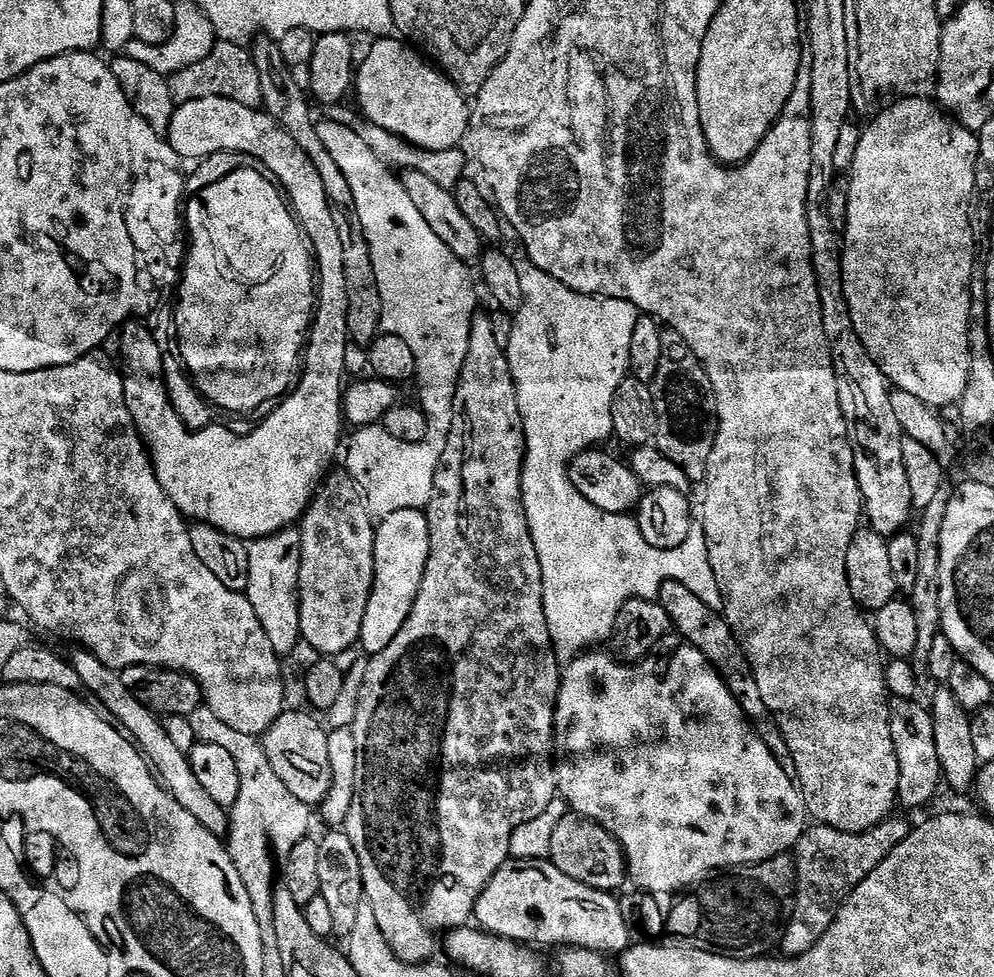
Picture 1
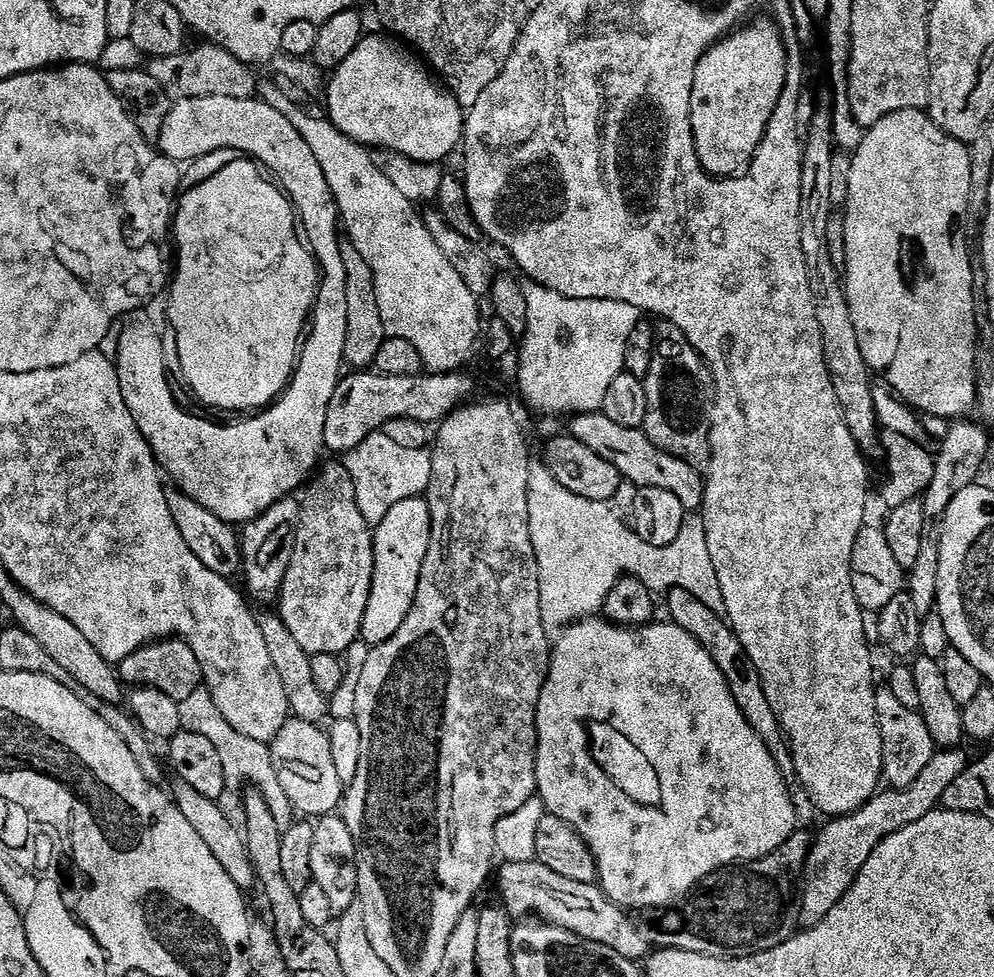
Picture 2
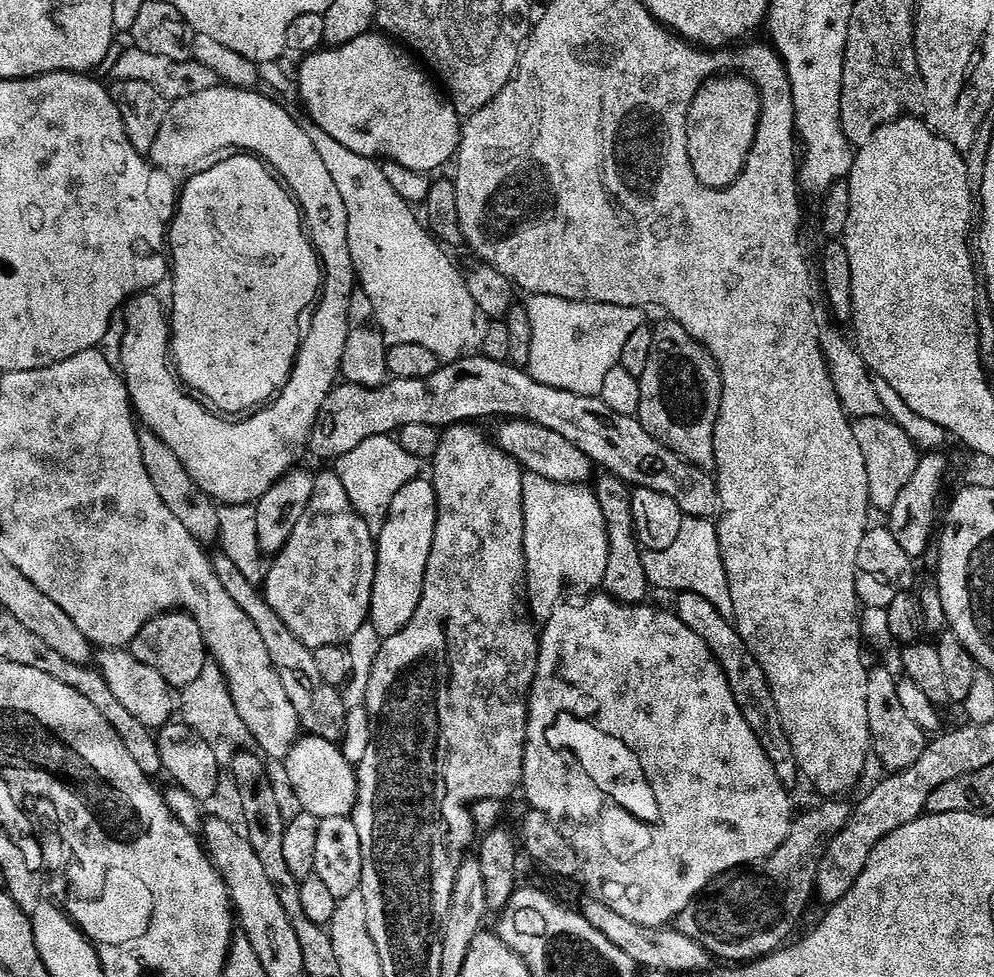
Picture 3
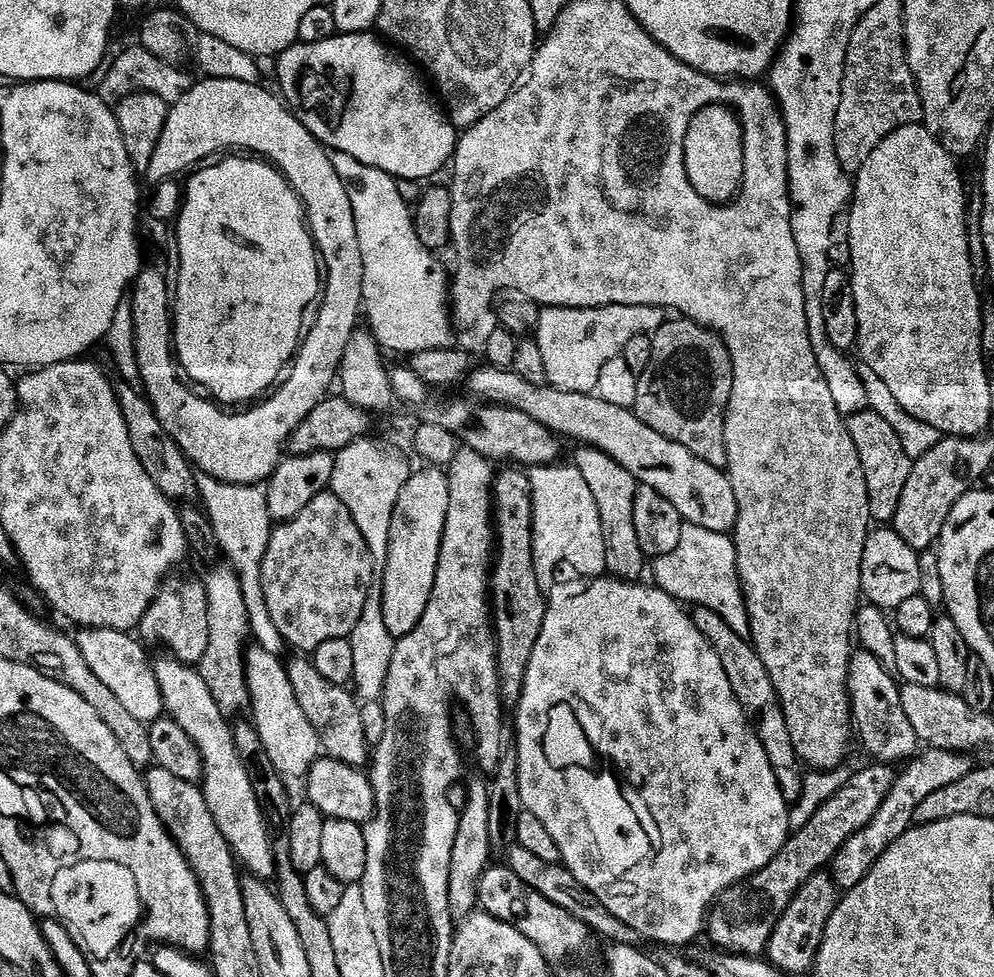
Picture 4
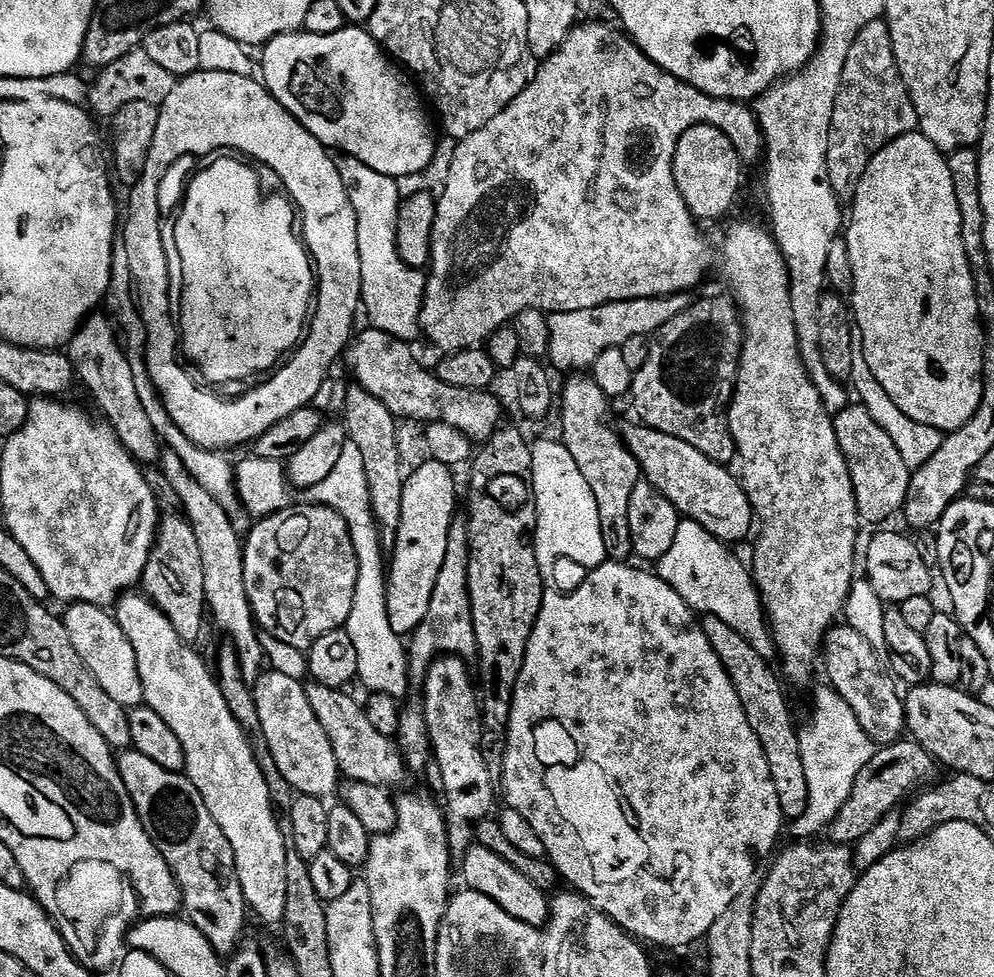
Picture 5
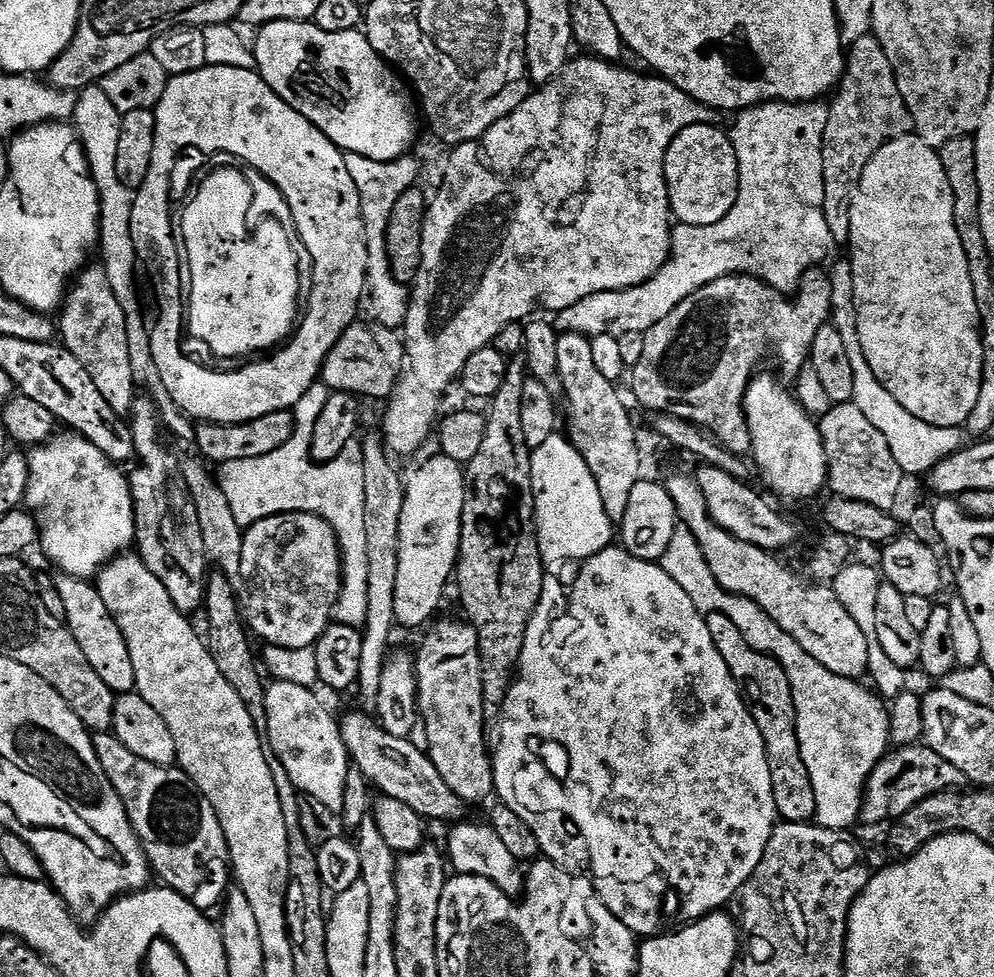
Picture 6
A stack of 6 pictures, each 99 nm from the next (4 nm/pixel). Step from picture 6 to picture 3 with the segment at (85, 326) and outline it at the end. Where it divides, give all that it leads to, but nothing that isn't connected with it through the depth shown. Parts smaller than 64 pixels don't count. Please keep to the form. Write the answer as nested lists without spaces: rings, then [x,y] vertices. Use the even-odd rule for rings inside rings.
[[[141,431],[140,445],[142,446],[142,462],[146,462],[146,474],[150,474],[150,478],[154,482],[154,490],[158,490],[158,494],[162,494],[162,502],[166,502],[170,514],[174,514],[174,518],[178,518],[178,522],[182,522],[182,526],[186,526],[186,530],[190,530],[192,537],[201,546],[215,545],[220,539],[220,527],[218,526],[220,508],[216,501],[211,500],[197,486],[194,478],[190,478],[190,474],[186,474],[186,466],[182,466],[182,462],[178,462],[178,456],[174,454],[174,450],[170,450],[152,432]]]

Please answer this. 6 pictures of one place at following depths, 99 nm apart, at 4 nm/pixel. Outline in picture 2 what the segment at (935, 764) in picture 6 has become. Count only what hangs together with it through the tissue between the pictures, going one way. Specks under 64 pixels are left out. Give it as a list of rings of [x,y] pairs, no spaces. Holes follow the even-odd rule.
[[[797,830],[769,856],[743,866],[722,868],[709,876],[699,887],[689,892],[679,906],[669,906],[653,915],[656,917],[652,920],[652,932],[647,933],[649,945],[690,950],[694,954],[710,954],[714,958],[742,958],[750,954],[762,954],[762,950],[774,950],[774,946],[782,946],[782,942],[789,940],[798,931],[804,867],[813,839],[811,831]]]

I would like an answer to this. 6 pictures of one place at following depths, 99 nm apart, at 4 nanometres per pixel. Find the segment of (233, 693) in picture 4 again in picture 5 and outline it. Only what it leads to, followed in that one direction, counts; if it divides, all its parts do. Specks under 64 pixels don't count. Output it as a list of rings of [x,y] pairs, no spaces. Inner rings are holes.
[[[165,451],[160,457],[158,465],[166,474],[167,481],[174,486],[183,504],[183,515],[188,517],[190,526],[198,538],[198,551],[202,557],[204,567],[204,589],[206,590],[206,604],[210,609],[210,616],[216,619],[216,624],[222,631],[228,632],[227,639],[236,647],[236,653],[242,658],[261,655],[260,637],[256,617],[252,615],[252,607],[246,594],[246,578],[244,577],[244,540],[241,533],[236,531],[231,518],[218,506],[218,498],[210,494],[190,474],[178,458],[178,454]]]

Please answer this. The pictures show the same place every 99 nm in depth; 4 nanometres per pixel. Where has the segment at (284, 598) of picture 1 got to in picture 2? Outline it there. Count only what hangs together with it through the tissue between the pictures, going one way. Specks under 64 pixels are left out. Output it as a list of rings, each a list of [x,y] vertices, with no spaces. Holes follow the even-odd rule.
[[[295,495],[287,496],[285,500],[274,502],[270,510],[266,510],[257,520],[243,525],[240,536],[240,553],[244,555],[244,567],[242,569],[242,580],[248,583],[246,592],[253,601],[264,604],[260,606],[272,606],[279,601],[282,582],[286,578],[286,570],[290,566],[290,558],[294,554],[294,546],[298,538],[298,526],[300,525],[301,501]]]

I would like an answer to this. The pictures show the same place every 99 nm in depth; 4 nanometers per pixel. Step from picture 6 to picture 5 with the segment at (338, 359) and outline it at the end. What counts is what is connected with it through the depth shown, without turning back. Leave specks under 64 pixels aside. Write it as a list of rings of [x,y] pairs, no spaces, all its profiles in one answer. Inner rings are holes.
[[[368,326],[365,332],[357,331],[353,335],[347,349],[348,368],[352,371],[352,376],[357,385],[366,389],[386,410],[390,410],[392,415],[404,420],[421,420],[421,425],[437,424],[446,422],[446,426],[454,426],[456,430],[462,430],[466,438],[474,442],[483,442],[491,438],[496,433],[496,429],[501,427],[500,420],[500,400],[495,396],[495,391],[487,388],[475,388],[474,390],[462,390],[462,386],[450,386],[442,382],[442,378],[436,376],[435,371],[423,368],[416,361],[416,356],[412,353],[413,345],[406,340],[399,340],[382,330]]]

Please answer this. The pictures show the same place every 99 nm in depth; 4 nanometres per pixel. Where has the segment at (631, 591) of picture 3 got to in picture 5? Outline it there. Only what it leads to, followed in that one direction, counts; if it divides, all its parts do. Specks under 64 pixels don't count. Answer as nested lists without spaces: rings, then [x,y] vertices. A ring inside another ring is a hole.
[[[572,374],[564,384],[564,397],[559,397],[560,428],[564,431],[562,443],[566,450],[578,462],[590,490],[594,490],[594,502],[598,502],[598,518],[602,522],[602,542],[607,559],[612,562],[624,562],[633,555],[630,538],[630,494],[634,486],[642,483],[640,463],[630,454],[624,444],[624,437],[612,429],[608,421],[610,397],[594,382],[590,374]]]

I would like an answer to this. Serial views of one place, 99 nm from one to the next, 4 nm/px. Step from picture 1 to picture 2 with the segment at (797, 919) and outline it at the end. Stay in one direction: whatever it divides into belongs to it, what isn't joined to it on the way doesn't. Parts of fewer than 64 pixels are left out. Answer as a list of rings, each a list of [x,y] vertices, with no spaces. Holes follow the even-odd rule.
[[[950,748],[937,751],[936,755],[930,758],[930,766],[918,774],[918,779],[910,786],[899,790],[880,790],[875,796],[854,810],[849,816],[837,816],[827,821],[828,825],[819,833],[815,833],[812,848],[806,858],[804,867],[804,879],[802,881],[802,895],[800,897],[800,924],[805,929],[810,929],[854,886],[854,878],[858,878],[858,870],[866,866],[870,854],[890,834],[918,822],[918,818],[926,818],[926,814],[937,811],[941,807],[946,790],[950,782],[958,778],[968,769],[970,756],[960,748]]]

